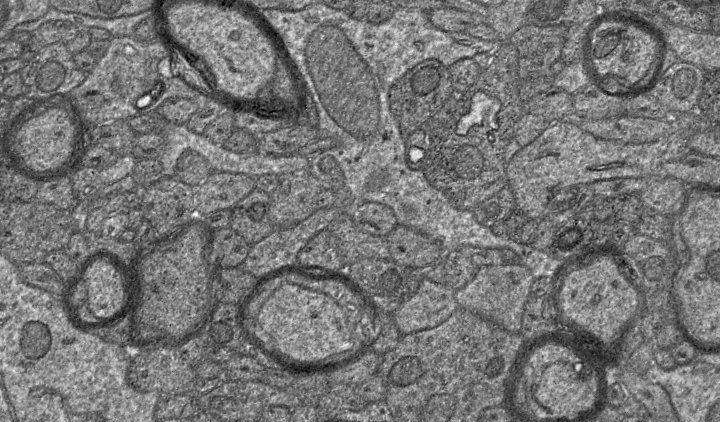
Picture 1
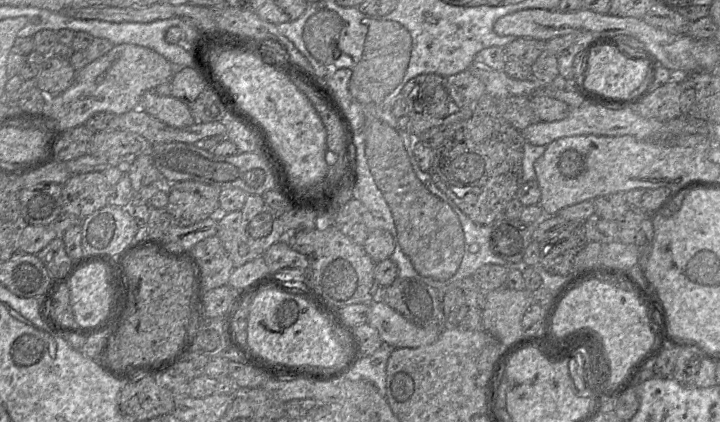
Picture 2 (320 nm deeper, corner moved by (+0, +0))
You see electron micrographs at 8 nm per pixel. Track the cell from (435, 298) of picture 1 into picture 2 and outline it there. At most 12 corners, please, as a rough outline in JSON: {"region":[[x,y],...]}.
{"region":[[383,301],[368,323],[394,348],[431,344],[441,327],[418,327]]}

